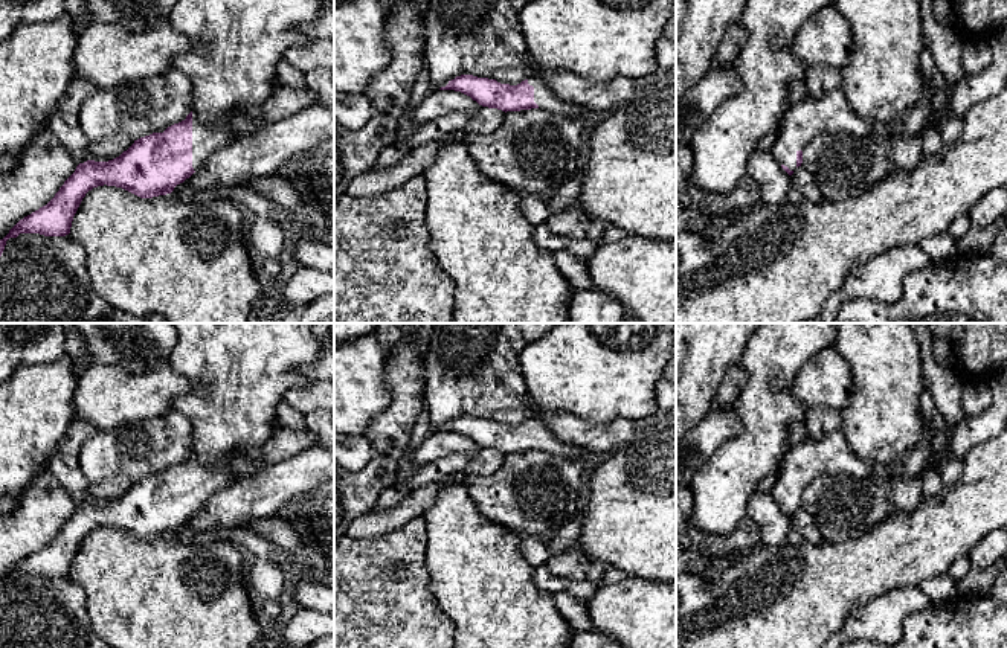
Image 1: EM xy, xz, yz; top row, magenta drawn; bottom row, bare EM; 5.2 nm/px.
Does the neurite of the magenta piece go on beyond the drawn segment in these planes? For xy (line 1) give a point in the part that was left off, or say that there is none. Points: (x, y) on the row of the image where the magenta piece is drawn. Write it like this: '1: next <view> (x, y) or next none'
1: next xy (206, 137)

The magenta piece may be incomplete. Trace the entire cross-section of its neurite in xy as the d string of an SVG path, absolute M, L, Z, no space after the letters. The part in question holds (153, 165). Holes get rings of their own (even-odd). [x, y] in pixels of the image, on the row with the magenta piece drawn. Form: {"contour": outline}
{"contour": "M191 111L185 120L163 133L134 140L113 160L79 163L46 206L20 220L0 239L0 256L6 241L20 233L69 235L82 198L93 188L116 186L140 198L171 194L198 171L211 154L235 139L224 122L204 124Z"}

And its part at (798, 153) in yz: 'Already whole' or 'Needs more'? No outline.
Needs more

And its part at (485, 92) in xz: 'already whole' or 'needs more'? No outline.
needs more

